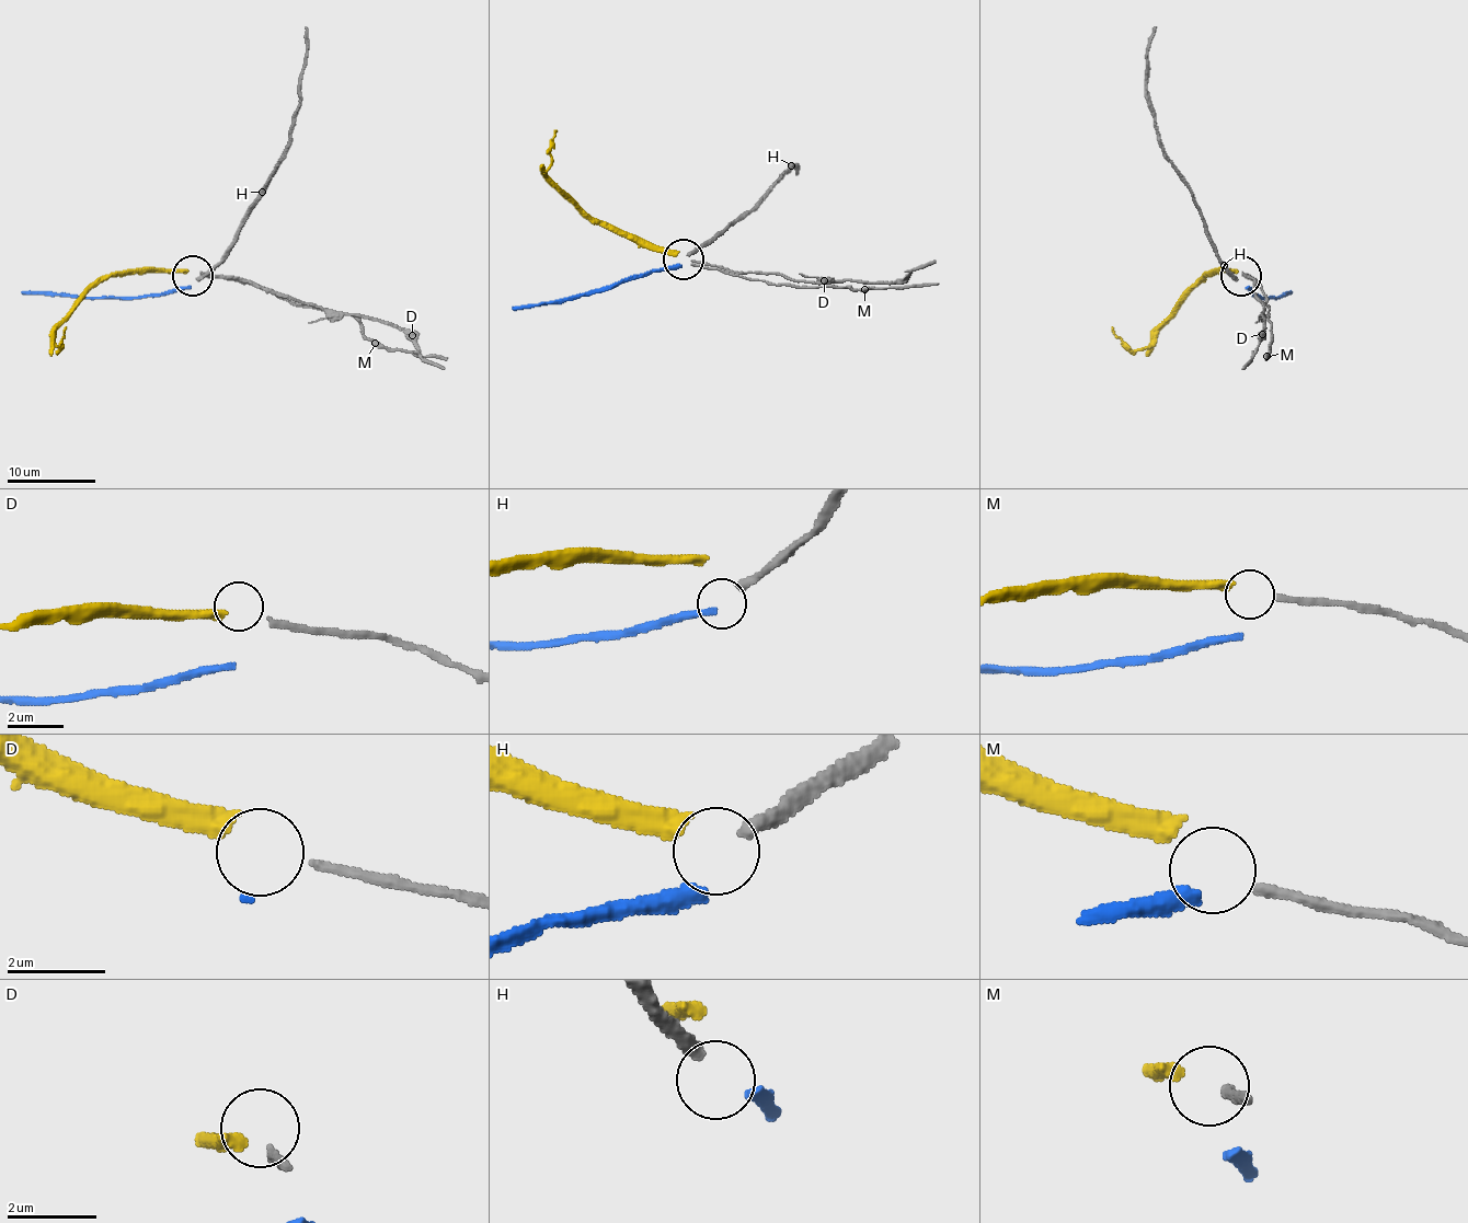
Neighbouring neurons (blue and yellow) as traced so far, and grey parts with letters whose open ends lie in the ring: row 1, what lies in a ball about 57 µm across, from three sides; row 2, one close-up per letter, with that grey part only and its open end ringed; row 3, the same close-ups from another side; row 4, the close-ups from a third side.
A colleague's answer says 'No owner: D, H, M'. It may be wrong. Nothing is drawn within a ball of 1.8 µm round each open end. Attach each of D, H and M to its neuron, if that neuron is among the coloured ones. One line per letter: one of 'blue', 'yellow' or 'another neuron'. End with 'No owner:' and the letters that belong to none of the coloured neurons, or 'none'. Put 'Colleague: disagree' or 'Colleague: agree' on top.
Colleague: agree
D: another neuron
H: another neuron
M: another neuron
No owner: D, H, M

